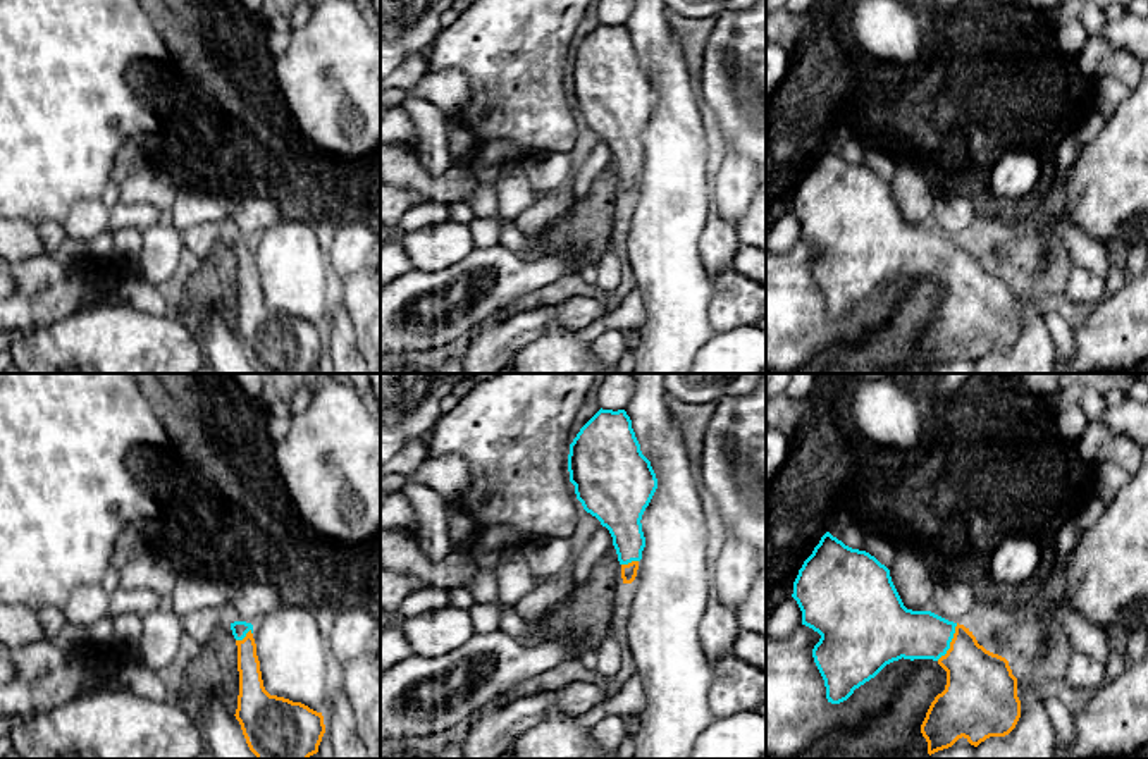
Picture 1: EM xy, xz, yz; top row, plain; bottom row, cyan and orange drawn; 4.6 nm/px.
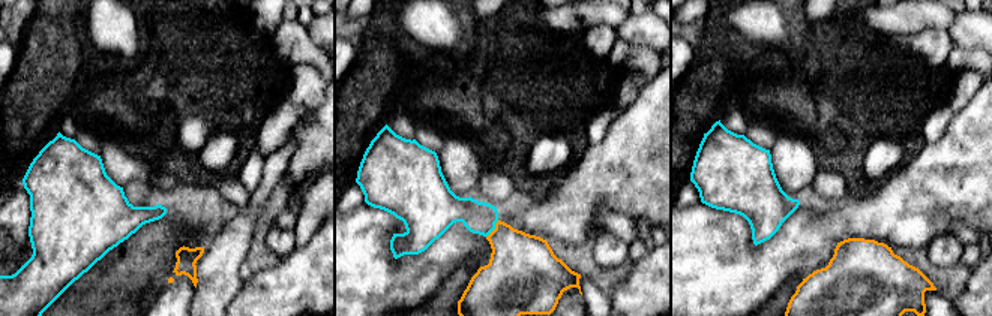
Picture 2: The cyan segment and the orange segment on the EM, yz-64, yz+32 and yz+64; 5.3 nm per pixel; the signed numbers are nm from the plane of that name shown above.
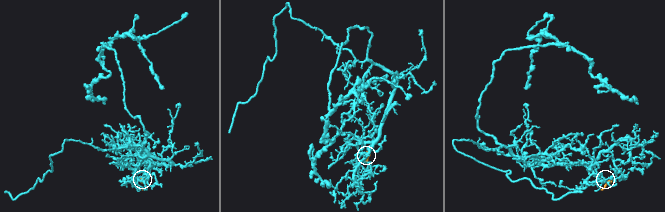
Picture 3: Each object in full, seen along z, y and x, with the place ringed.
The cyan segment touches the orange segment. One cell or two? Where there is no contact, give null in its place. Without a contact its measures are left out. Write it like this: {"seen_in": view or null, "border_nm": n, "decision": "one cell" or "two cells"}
{"seen_in": "yz", "border_nm": 200, "decision": "one cell"}

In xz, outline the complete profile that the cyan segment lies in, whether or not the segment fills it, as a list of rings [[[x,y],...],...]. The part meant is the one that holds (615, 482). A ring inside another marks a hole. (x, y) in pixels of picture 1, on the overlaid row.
[[[601,408],[580,429],[570,444],[568,472],[583,509],[613,537],[623,583],[632,583],[645,547],[640,520],[657,478],[625,410]]]

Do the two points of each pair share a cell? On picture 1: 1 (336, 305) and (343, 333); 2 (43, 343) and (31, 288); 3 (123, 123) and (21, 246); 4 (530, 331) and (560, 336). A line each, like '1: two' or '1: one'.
1: one
2: two
3: two
4: two

